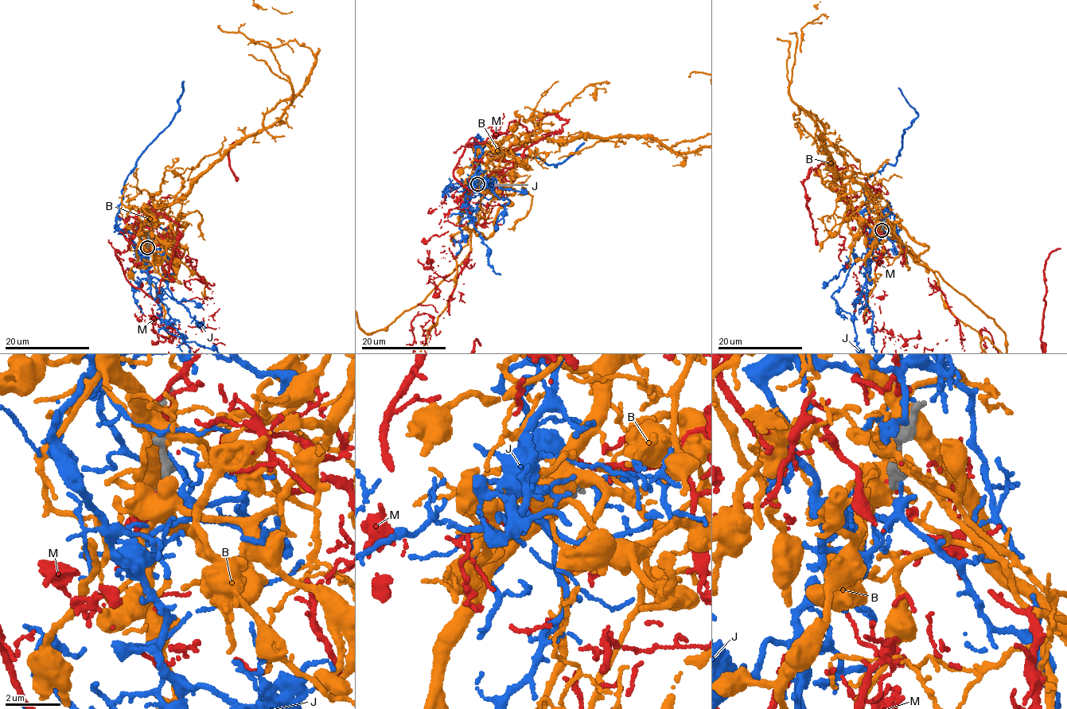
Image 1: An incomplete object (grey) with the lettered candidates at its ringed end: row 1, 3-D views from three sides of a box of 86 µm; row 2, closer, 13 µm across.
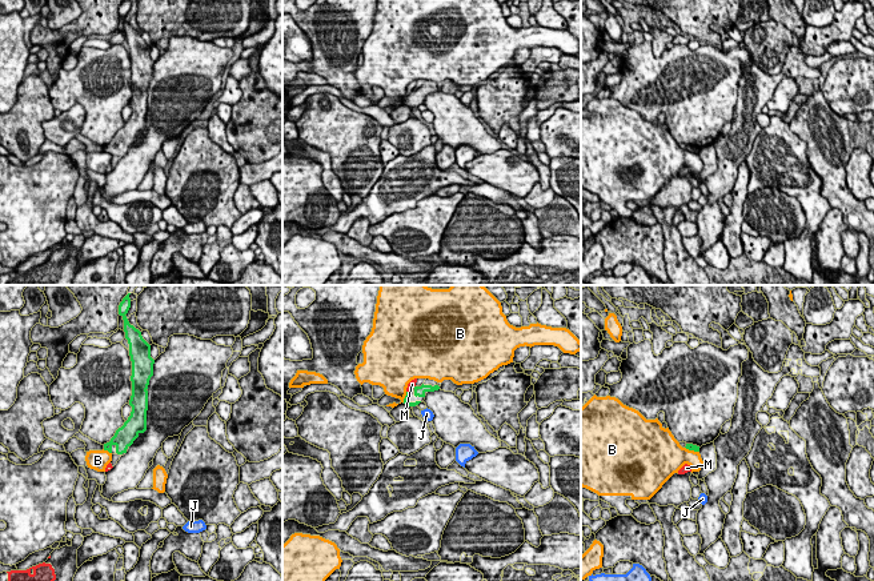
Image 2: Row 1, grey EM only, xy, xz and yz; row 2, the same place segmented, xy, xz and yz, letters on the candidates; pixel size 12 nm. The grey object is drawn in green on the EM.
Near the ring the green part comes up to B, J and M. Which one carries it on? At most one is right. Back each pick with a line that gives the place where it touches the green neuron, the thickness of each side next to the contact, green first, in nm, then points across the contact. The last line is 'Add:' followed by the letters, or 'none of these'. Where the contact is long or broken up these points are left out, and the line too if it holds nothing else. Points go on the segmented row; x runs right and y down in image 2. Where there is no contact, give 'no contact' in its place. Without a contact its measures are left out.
Add: none of these

